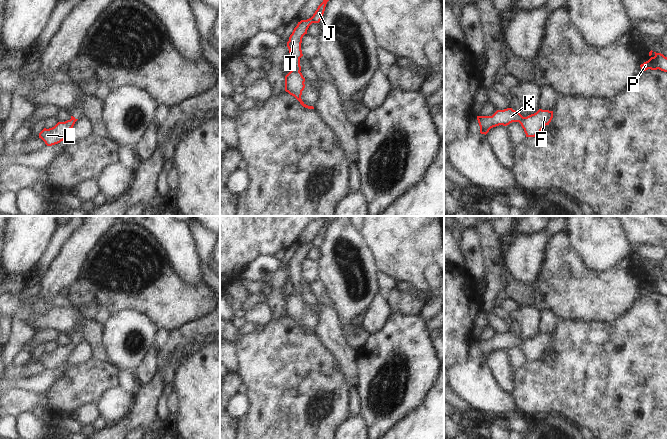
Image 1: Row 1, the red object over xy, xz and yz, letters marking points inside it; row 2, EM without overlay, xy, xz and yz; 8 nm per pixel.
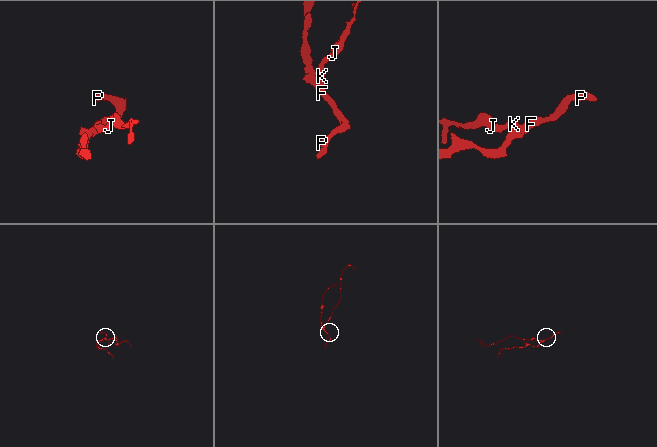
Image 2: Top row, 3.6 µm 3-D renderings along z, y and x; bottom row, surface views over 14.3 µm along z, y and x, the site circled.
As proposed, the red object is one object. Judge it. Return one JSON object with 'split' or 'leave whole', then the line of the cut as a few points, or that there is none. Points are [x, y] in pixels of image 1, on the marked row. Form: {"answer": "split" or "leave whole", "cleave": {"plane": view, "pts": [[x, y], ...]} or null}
{"answer": "split", "cleave": {"plane": "xz", "pts": [[294, 67], [299, 71]]}}

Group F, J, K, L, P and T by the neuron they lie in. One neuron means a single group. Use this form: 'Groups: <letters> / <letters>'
Groups: F L P / J K T

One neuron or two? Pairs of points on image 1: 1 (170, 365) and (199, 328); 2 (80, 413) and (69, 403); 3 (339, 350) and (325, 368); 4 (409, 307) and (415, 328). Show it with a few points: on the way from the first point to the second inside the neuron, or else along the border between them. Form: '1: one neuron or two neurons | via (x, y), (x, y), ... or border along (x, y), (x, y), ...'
1: two neurons | border along (183, 349), (175, 349), (164, 363)
2: two neurons | border along (95, 403), (81, 405), (72, 415)
3: two neurons | border along (319, 338), (334, 356), (345, 377)
4: two neurons | border along (391, 313), (418, 315)

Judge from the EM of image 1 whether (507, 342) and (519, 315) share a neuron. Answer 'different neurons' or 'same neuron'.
same neuron

